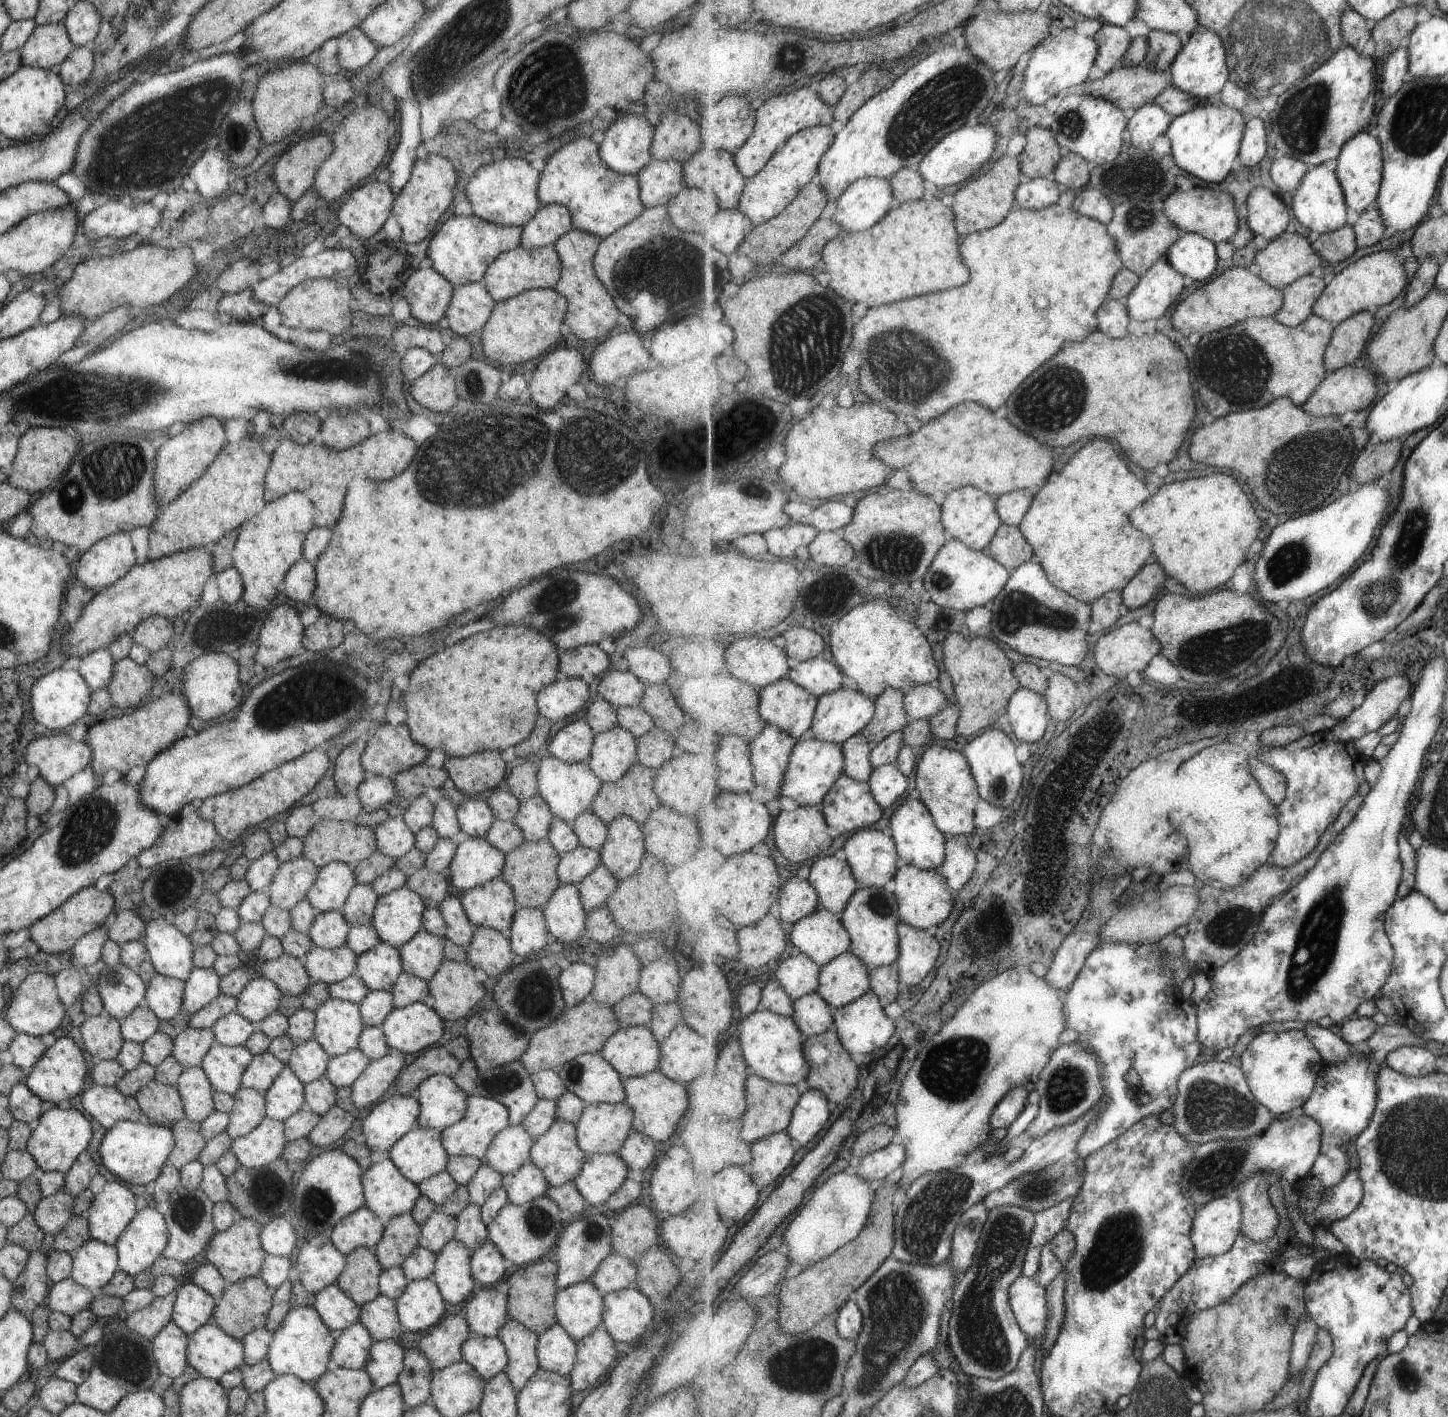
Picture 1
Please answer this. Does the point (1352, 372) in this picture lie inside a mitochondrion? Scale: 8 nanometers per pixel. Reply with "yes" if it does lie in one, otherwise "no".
no

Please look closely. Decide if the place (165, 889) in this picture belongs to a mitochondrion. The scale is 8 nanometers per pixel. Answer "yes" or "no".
yes

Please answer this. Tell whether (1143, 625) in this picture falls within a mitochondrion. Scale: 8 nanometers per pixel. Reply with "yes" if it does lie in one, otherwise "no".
no

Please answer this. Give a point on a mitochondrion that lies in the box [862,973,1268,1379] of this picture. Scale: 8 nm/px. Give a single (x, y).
(925, 1220)

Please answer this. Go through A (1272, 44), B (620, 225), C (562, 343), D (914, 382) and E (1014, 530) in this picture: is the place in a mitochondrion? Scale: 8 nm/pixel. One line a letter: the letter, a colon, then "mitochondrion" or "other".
A: mitochondrion
B: other
C: other
D: mitochondrion
E: other

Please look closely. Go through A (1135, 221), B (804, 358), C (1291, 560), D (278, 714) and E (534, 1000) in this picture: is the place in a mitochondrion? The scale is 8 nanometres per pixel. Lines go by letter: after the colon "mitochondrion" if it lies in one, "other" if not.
A: mitochondrion
B: mitochondrion
C: mitochondrion
D: mitochondrion
E: mitochondrion

